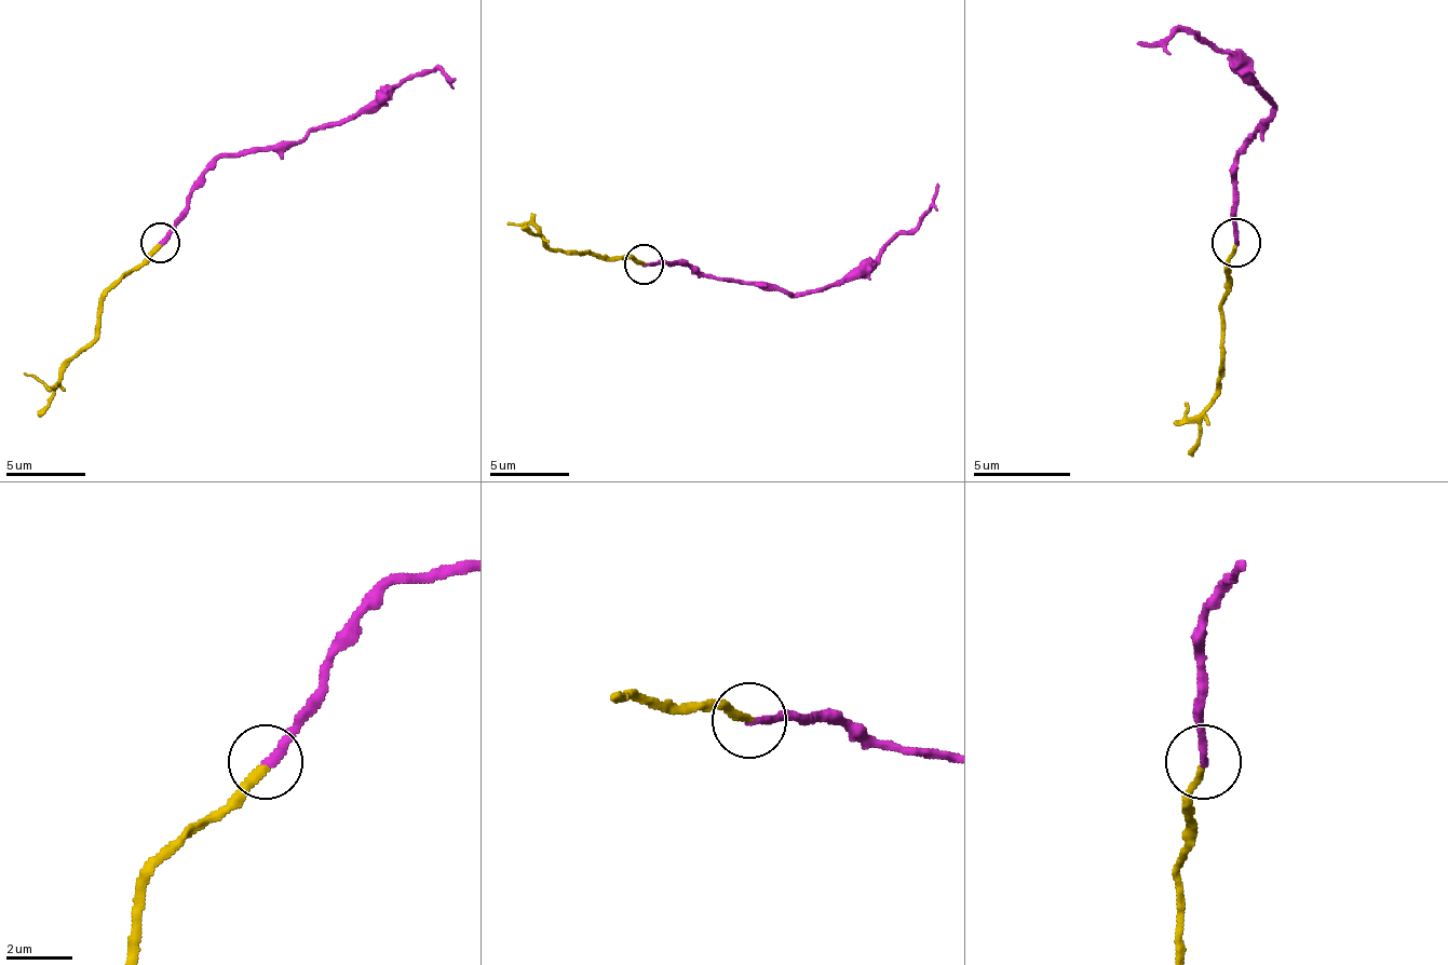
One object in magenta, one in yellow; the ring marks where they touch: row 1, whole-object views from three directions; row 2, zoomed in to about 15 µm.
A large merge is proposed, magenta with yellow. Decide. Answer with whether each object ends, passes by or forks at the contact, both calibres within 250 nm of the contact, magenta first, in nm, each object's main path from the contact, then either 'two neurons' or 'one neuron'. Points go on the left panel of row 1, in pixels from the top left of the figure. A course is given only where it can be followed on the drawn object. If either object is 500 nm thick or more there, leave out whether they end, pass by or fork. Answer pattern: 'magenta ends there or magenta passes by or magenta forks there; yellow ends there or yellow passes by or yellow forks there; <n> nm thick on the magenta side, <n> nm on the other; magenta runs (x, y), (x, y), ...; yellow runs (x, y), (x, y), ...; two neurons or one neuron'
magenta ends there; yellow ends there; 240 nm thick on the magenta side, 220 nm on the other; magenta runs (161, 241), (208, 170), (220, 158), (296, 146), (311, 131), (360, 114), (427, 71), (455, 79); yellow runs (161, 245), (106, 297), (102, 333), (50, 388), (23, 372); one neuron

